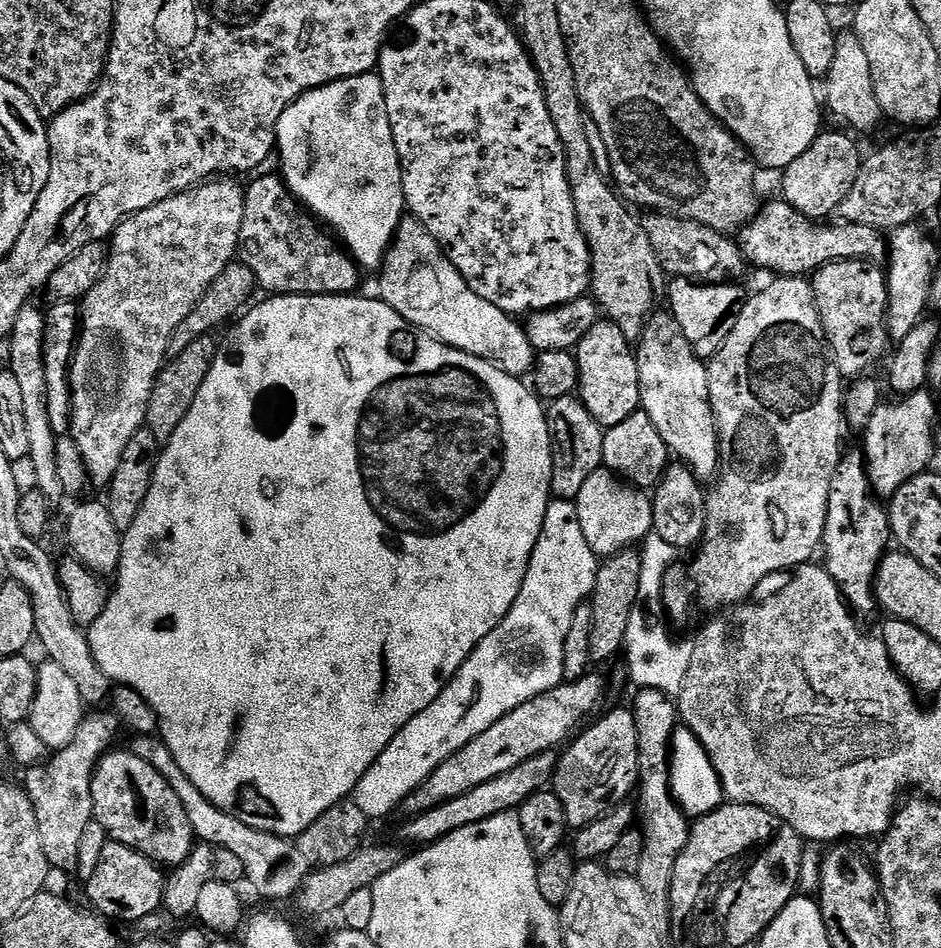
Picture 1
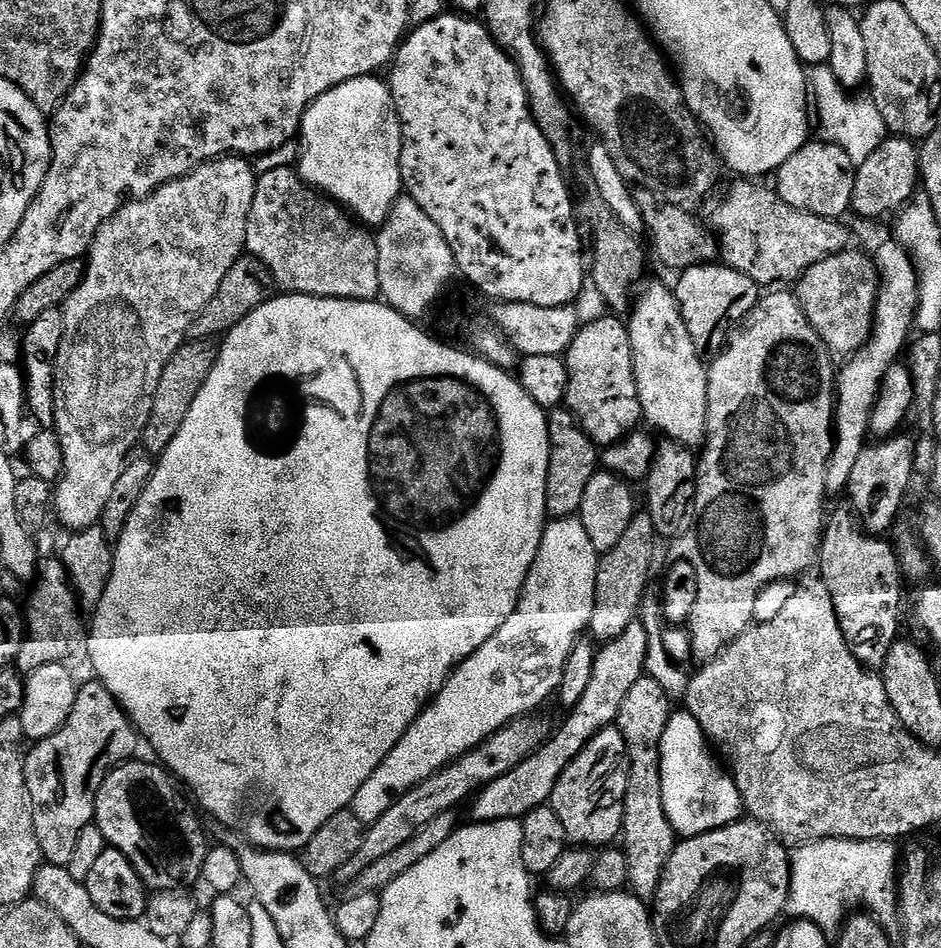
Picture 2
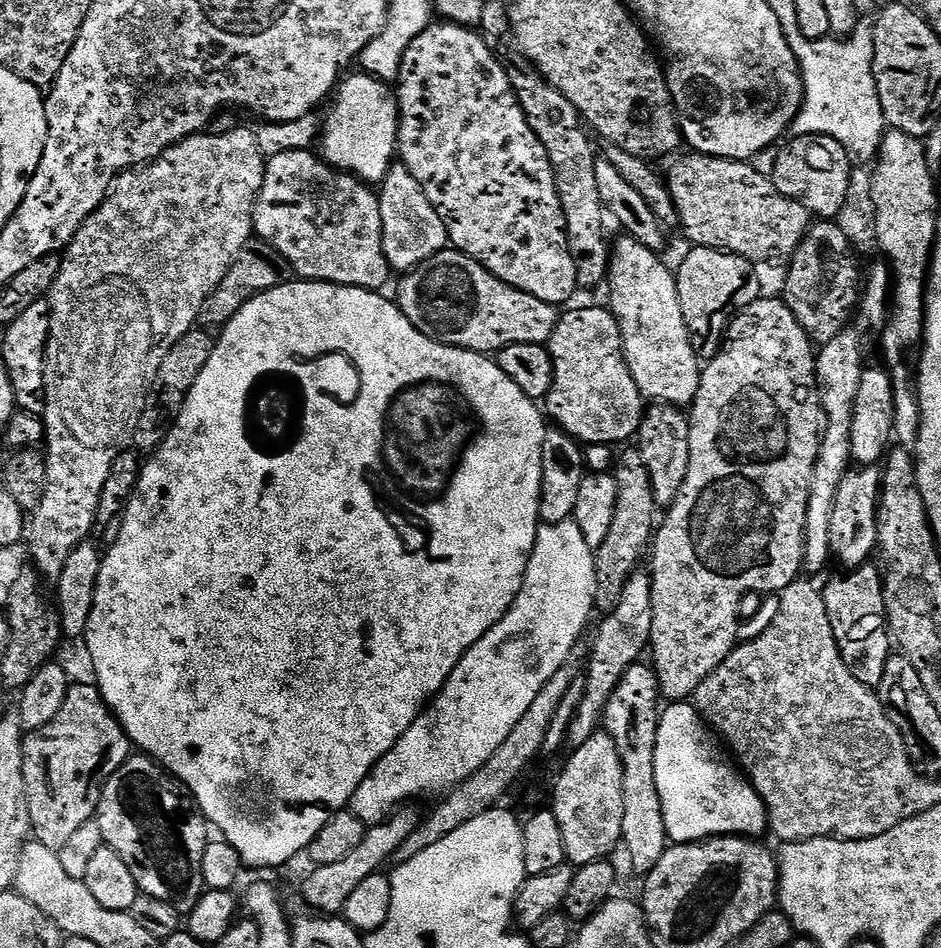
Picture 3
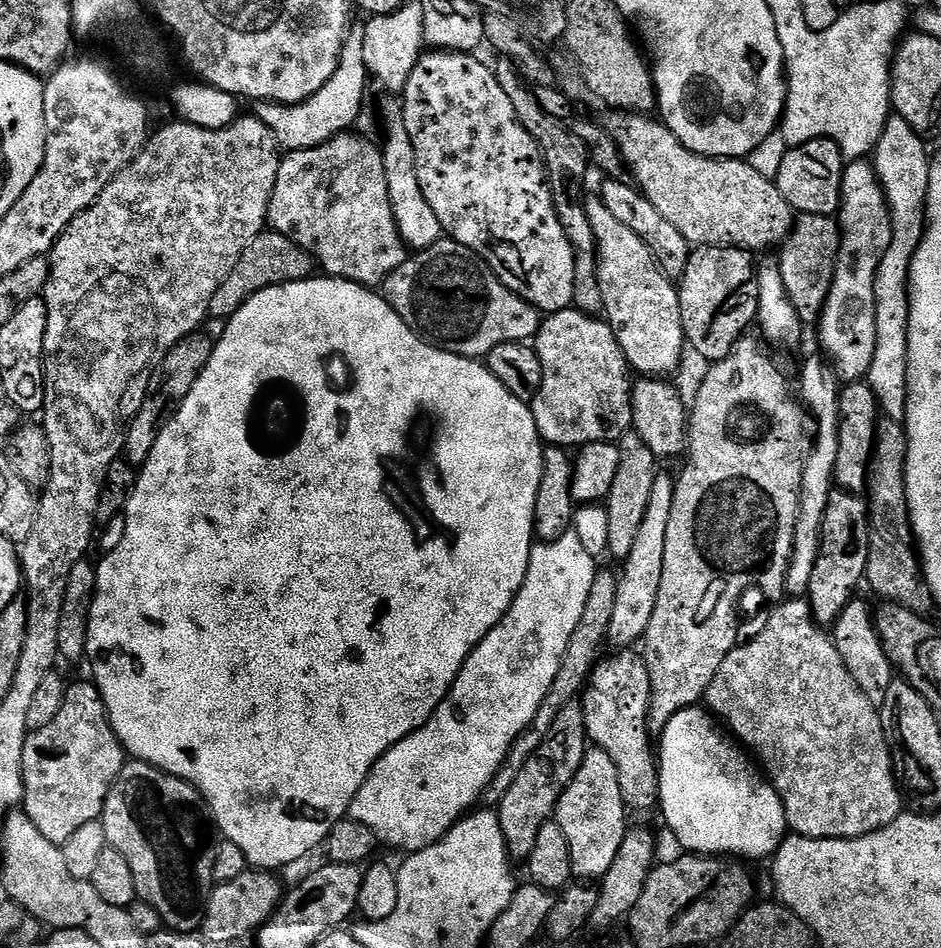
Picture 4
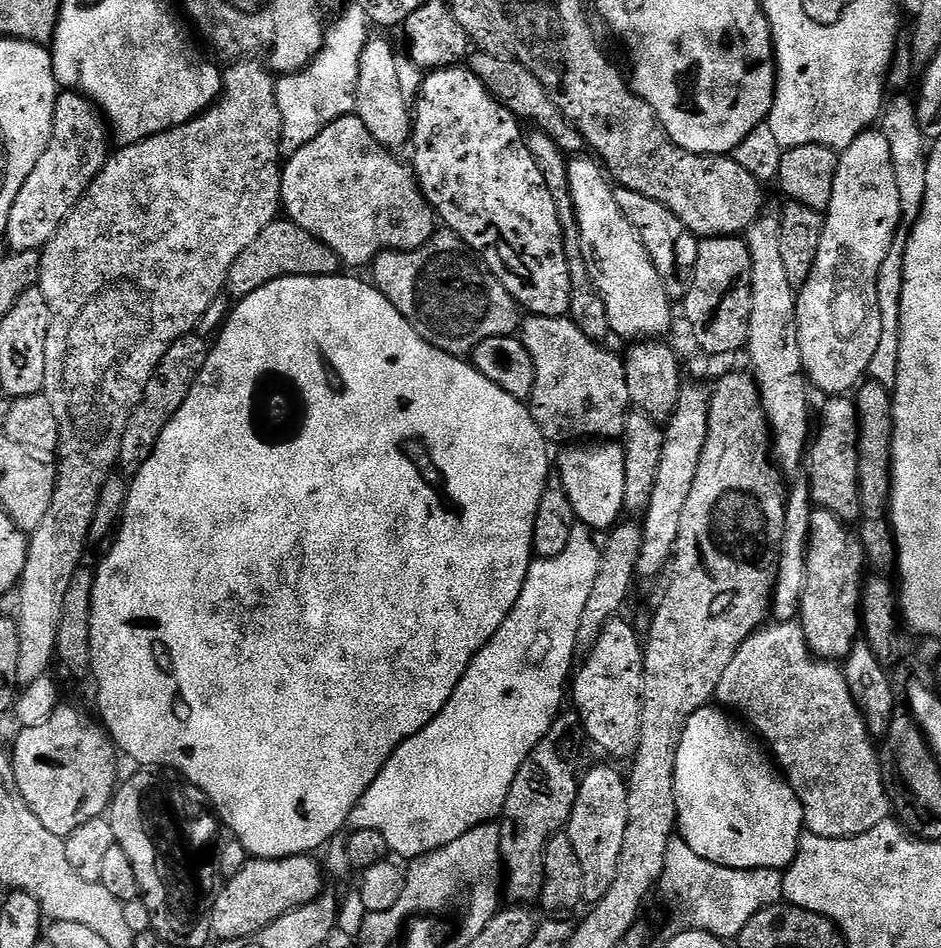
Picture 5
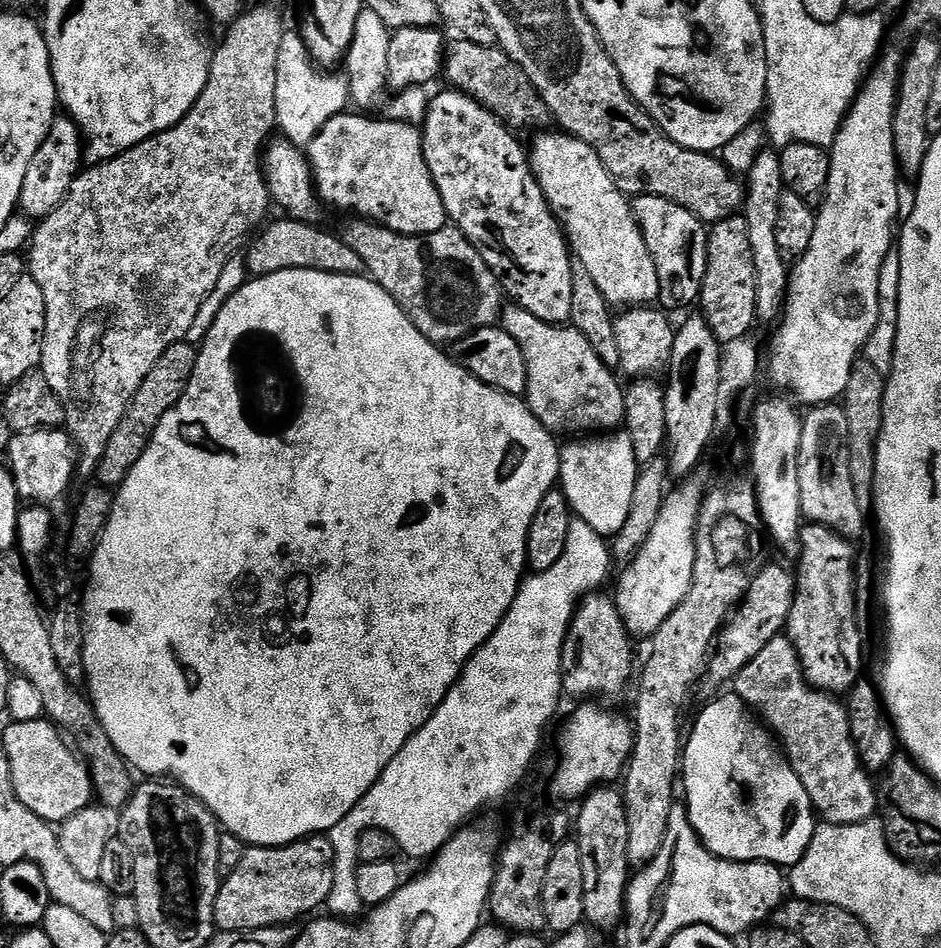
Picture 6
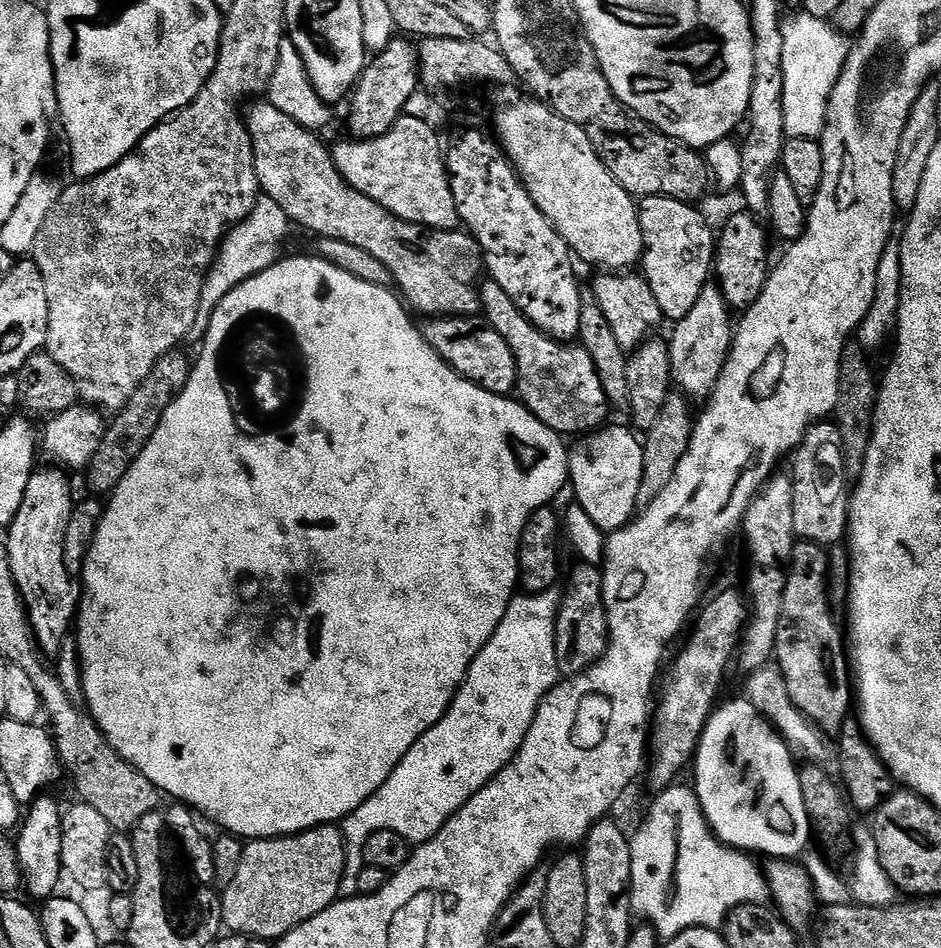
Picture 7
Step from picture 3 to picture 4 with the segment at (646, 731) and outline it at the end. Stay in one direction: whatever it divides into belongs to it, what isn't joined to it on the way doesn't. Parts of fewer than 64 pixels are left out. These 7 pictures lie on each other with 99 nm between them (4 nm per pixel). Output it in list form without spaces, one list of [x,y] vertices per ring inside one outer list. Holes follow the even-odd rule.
[[[620,650],[608,661],[597,663],[592,669],[591,676],[582,693],[585,714],[585,730],[587,739],[595,747],[602,749],[614,762],[620,777],[618,786],[622,790],[622,798],[629,809],[656,808],[658,804],[658,764],[654,759],[654,740],[648,737],[648,724],[650,725],[650,709],[652,707],[652,687],[650,674],[639,655],[635,651]]]

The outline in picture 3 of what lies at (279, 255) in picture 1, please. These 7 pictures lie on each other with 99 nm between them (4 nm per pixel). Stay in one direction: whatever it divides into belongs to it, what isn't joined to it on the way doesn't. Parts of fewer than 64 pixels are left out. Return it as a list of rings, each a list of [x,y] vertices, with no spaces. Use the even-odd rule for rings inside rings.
[[[284,150],[273,164],[271,161],[267,165],[254,209],[255,235],[273,244],[282,255],[289,256],[289,266],[301,279],[369,290],[383,289],[390,267],[383,253],[379,195],[365,181],[351,174],[337,174],[319,155],[311,156],[310,153],[308,150]]]

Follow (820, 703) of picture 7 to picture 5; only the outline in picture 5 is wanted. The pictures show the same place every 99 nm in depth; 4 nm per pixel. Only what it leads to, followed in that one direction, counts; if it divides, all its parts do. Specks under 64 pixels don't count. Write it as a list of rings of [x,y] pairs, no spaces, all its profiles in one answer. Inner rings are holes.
[[[816,508],[812,513],[806,582],[800,595],[798,623],[804,632],[803,643],[813,656],[829,662],[847,660],[862,632],[861,597],[866,557],[864,543],[853,529],[851,532],[848,528],[851,527],[830,510]]]

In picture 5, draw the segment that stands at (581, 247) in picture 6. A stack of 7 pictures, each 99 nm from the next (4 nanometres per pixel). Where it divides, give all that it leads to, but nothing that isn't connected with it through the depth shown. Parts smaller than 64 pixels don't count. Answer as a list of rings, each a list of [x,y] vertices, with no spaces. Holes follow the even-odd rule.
[[[572,158],[567,161],[567,195],[580,227],[582,258],[602,302],[606,302],[608,327],[615,335],[617,332],[625,336],[628,342],[663,337],[671,326],[673,301],[668,299],[662,278],[647,253],[639,231],[630,226],[622,210],[618,210],[616,194],[605,169],[595,159],[588,159]]]

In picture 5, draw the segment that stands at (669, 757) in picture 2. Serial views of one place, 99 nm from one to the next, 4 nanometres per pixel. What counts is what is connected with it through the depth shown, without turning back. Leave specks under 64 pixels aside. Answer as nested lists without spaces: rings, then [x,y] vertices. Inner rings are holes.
[[[716,706],[699,708],[688,719],[683,732],[680,734],[680,742],[676,746],[676,772],[673,774],[673,790],[676,792],[677,806],[676,827],[678,829],[679,839],[684,840],[686,846],[690,846],[690,850],[694,850],[694,854],[698,854],[698,858],[706,858],[710,862],[721,864],[723,868],[787,869],[788,865],[792,863],[792,859],[796,857],[796,851],[800,848],[801,835],[805,831],[804,811],[802,810],[795,790],[788,785],[788,781],[774,767],[773,761],[766,755],[761,741],[751,731],[748,731],[749,733],[743,732],[731,718],[733,719],[727,711],[721,710]]]

